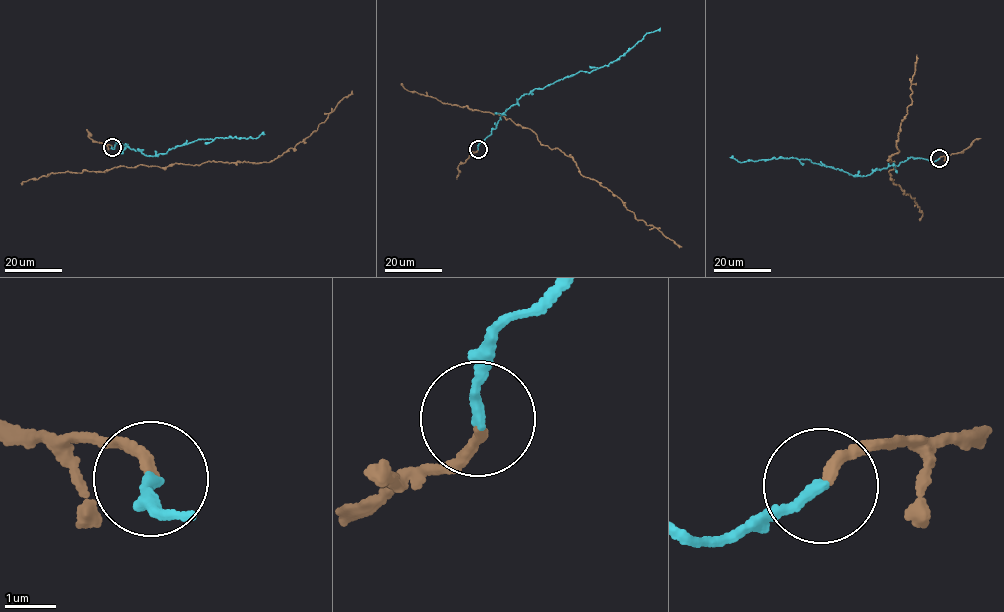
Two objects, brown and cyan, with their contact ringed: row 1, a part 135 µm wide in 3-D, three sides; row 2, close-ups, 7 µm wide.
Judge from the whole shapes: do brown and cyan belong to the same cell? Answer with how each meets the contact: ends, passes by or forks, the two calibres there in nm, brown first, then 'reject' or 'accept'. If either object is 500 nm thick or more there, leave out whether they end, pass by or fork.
brown ends; cyan ends; calibres 200 and 200 nm; accept

